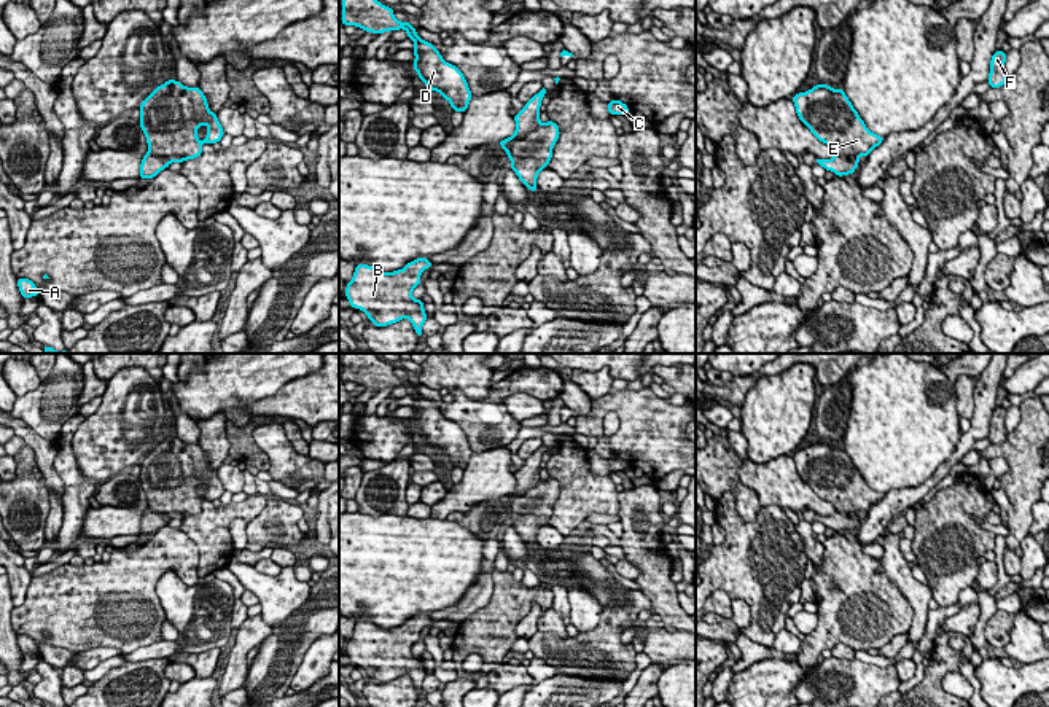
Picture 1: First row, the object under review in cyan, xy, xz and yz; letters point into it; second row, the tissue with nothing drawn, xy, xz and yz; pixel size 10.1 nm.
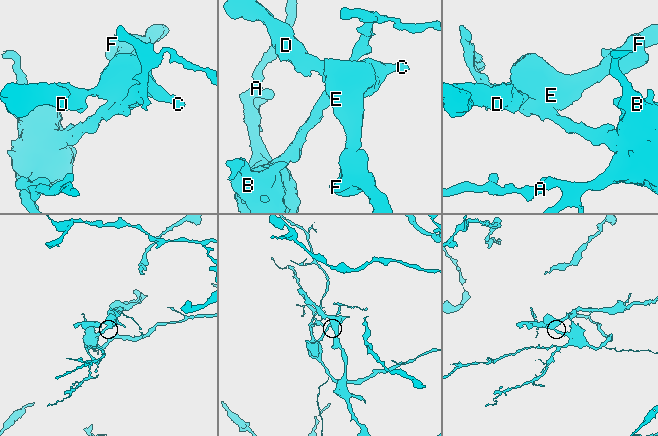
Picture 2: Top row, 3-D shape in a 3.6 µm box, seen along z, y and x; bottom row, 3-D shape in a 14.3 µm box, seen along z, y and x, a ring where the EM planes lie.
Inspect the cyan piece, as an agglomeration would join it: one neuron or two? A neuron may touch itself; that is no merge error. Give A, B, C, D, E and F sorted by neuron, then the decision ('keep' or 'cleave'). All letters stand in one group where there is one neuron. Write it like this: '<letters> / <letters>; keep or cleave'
A B / C D E F; cleave

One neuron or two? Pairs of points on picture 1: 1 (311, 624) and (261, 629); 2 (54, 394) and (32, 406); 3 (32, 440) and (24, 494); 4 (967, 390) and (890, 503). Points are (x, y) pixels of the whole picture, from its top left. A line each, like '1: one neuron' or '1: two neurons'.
1: two neurons
2: one neuron
3: two neurons
4: two neurons

